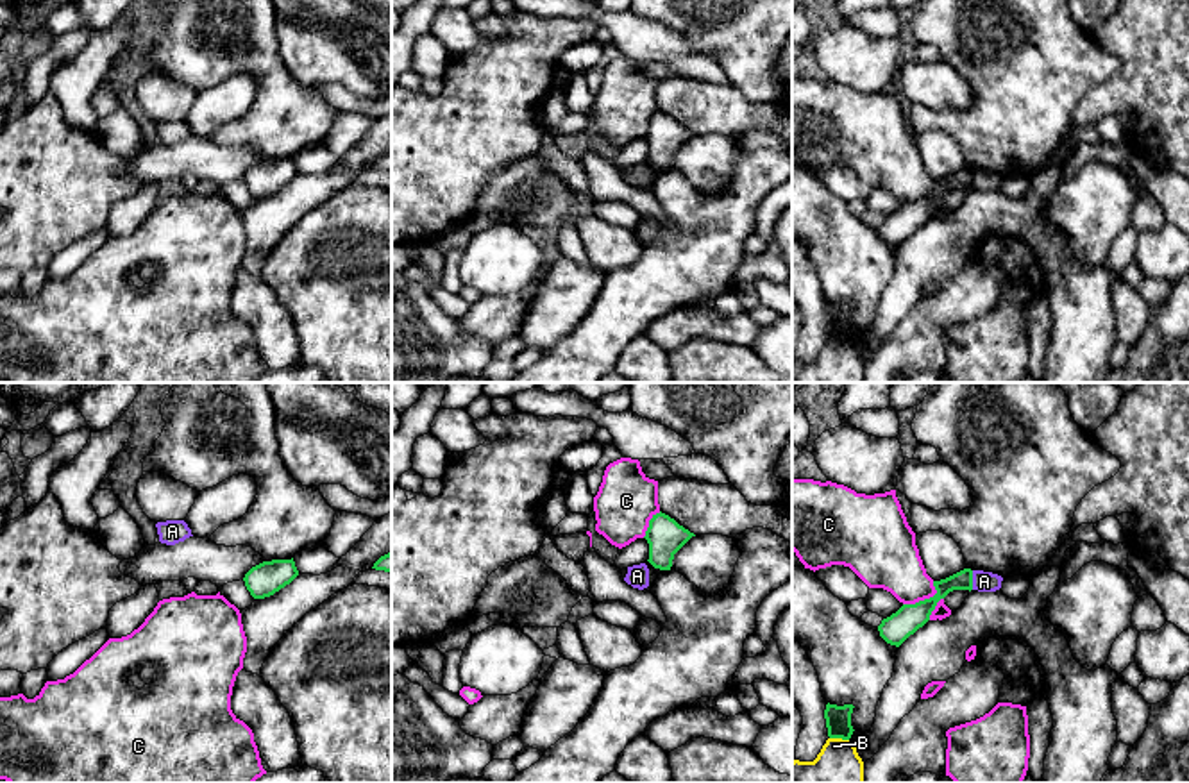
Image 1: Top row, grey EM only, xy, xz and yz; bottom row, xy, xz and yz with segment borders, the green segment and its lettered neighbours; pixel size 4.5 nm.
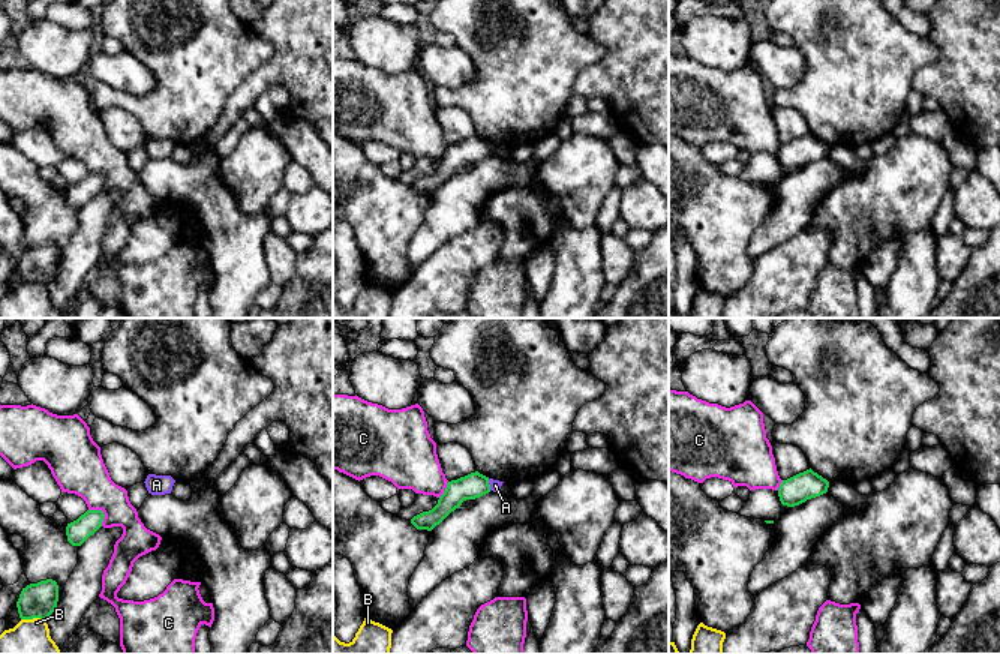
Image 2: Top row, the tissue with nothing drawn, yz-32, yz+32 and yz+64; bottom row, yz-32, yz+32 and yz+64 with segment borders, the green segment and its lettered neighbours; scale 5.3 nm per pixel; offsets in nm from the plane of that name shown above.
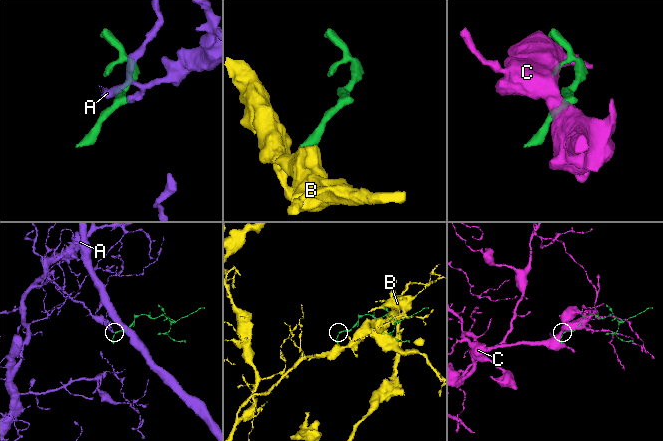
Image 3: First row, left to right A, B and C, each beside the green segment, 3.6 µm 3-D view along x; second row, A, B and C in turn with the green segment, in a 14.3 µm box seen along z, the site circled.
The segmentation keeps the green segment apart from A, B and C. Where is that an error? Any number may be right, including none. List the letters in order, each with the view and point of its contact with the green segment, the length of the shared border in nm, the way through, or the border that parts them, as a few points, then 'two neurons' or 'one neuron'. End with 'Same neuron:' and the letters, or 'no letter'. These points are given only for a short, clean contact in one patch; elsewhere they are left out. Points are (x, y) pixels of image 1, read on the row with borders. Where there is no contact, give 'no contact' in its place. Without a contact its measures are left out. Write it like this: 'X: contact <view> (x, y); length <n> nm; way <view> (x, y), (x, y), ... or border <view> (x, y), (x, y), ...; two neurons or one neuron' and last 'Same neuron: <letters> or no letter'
A: contact yz (971, 580); length 90 nm; border yz (971, 571), (973, 589); two neurons
B: contact yz (839, 737); length 90 nm; border yz (830, 737), (848, 740); two neurons
C: contact yz (925, 599); length 180 nm; two neurons
Same neuron: no letter

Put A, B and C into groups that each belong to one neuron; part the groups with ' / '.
A / B / C

